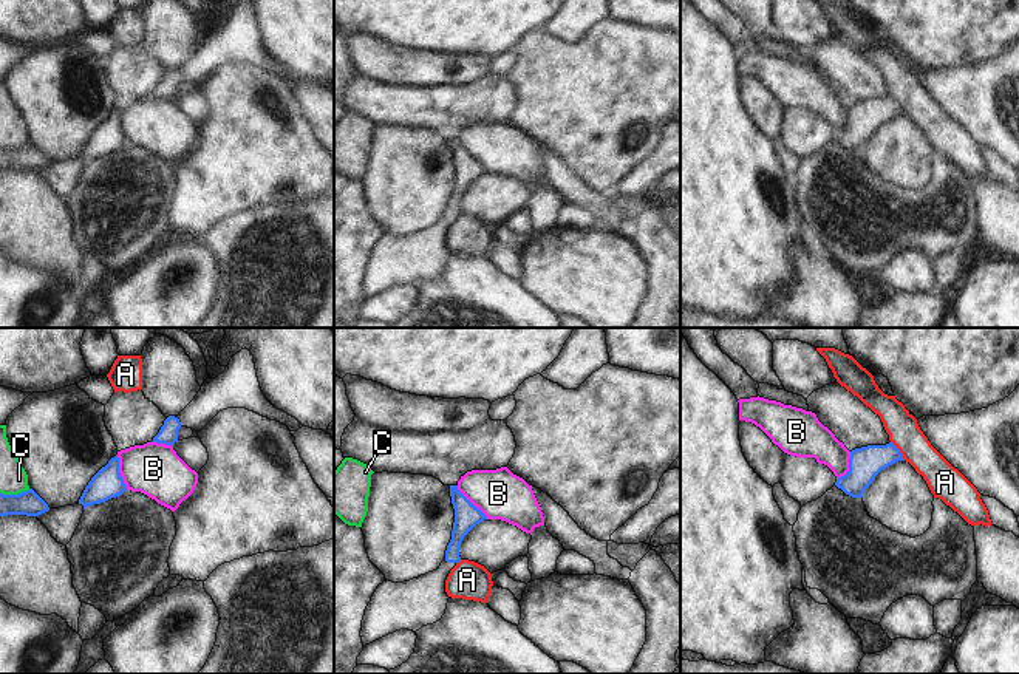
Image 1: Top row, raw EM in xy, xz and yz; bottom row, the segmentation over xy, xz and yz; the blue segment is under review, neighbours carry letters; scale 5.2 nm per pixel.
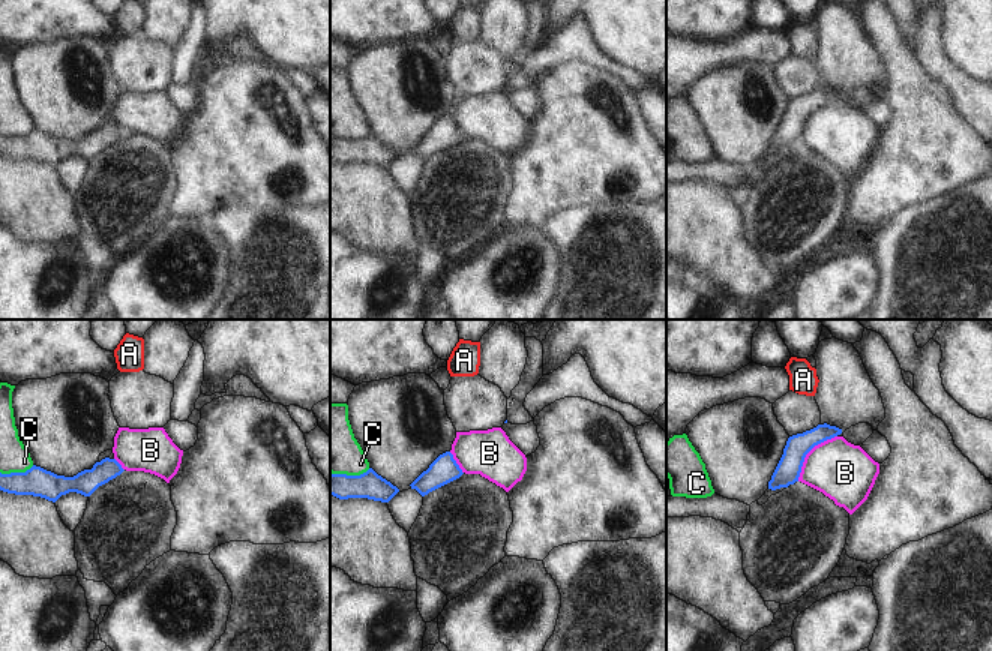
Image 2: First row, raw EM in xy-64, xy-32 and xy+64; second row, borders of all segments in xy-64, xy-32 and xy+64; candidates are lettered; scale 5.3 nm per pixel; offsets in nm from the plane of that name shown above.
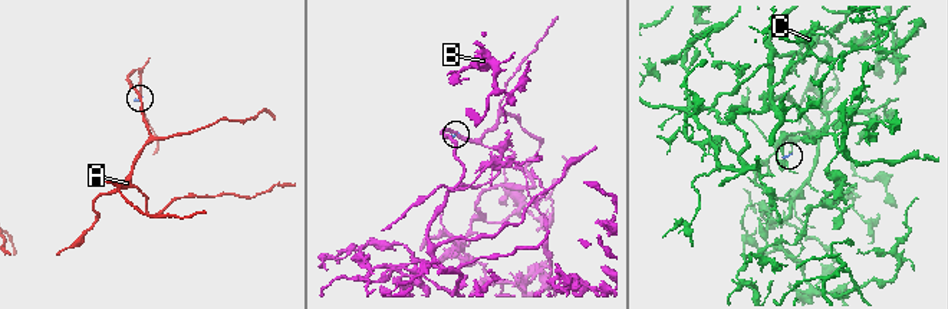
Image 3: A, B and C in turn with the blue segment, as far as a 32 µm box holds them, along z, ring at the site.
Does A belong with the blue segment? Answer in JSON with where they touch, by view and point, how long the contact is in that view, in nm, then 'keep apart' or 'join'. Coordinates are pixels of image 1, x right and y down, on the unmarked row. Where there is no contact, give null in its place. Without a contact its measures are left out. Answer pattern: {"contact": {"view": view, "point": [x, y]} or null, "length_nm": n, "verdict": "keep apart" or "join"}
{"contact": {"view": "yz", "point": [899, 104]}, "length_nm": 130, "verdict": "keep apart"}

